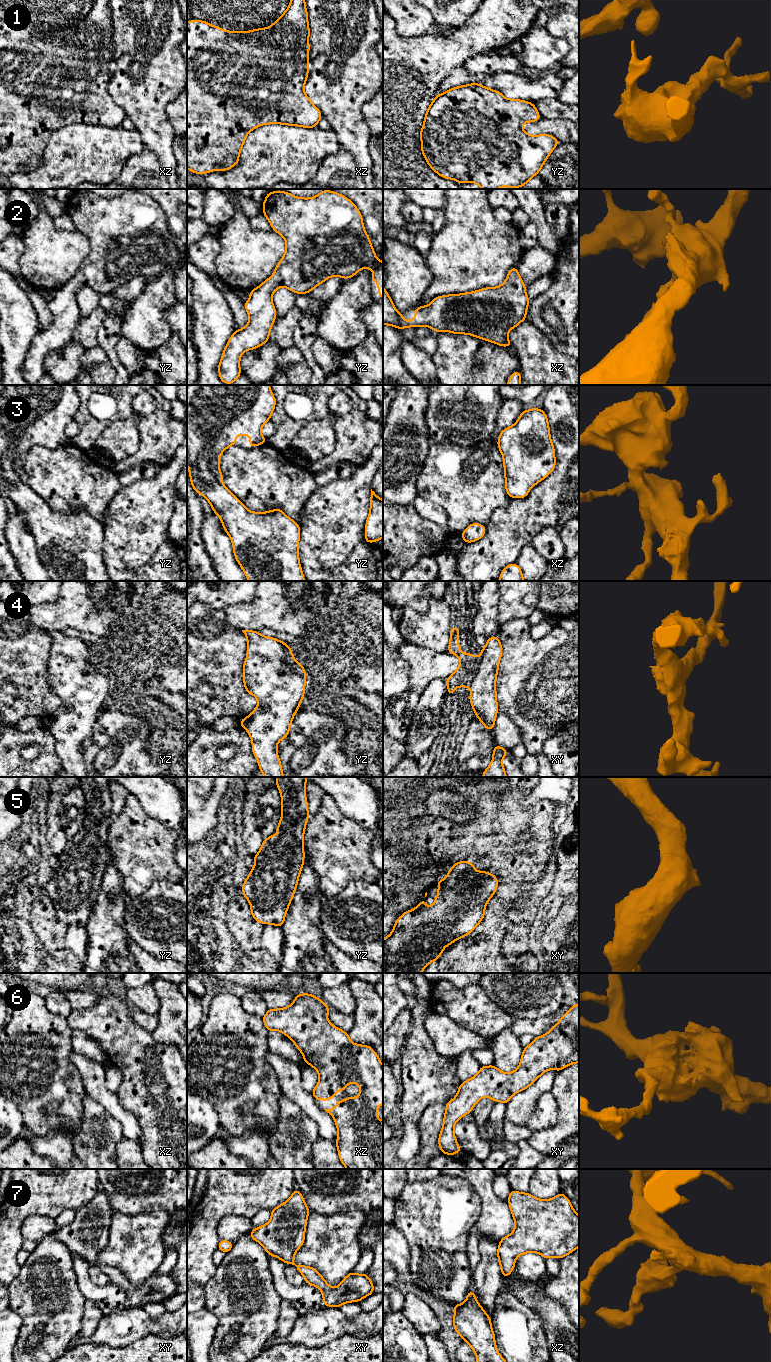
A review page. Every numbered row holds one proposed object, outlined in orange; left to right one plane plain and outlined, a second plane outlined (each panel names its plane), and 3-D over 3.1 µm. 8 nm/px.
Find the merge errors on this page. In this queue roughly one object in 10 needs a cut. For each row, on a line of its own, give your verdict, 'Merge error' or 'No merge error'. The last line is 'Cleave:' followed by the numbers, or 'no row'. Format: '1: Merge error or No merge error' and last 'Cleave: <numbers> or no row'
1: No merge error
2: No merge error
3: No merge error
4: No merge error
5: No merge error
6: No merge error
7: No merge error
Cleave: no row

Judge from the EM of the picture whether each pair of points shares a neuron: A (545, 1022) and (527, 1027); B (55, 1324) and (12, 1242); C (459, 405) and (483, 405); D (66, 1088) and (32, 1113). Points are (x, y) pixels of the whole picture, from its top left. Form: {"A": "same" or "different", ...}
{"A": "same", "B": "different", "C": "same", "D": "same"}

